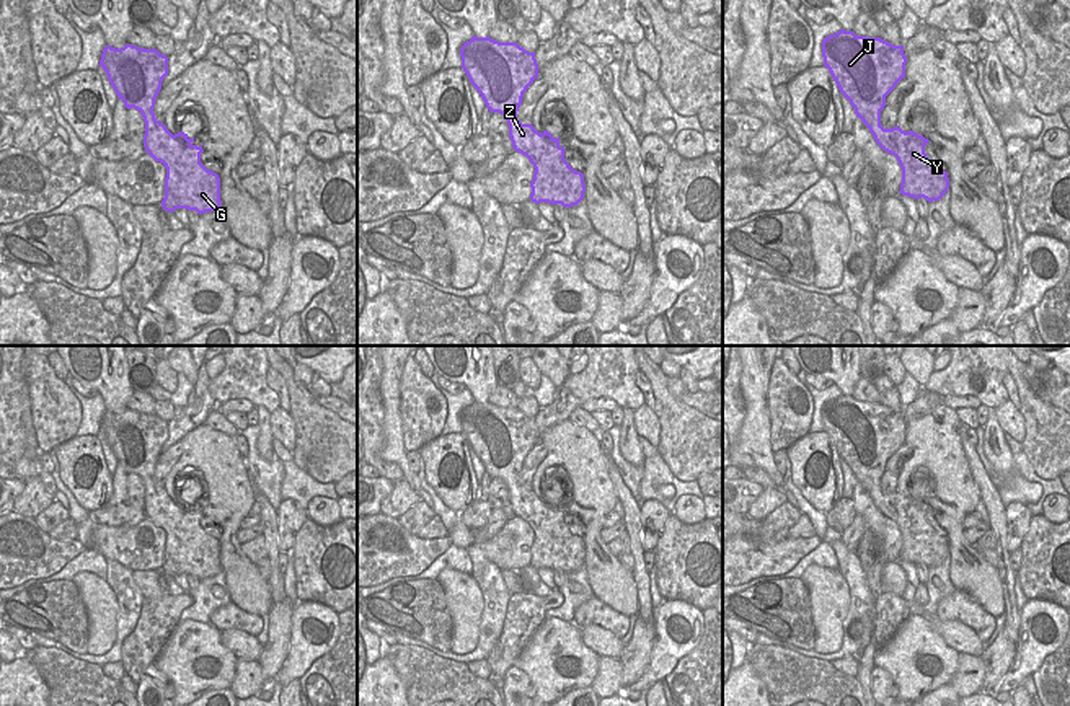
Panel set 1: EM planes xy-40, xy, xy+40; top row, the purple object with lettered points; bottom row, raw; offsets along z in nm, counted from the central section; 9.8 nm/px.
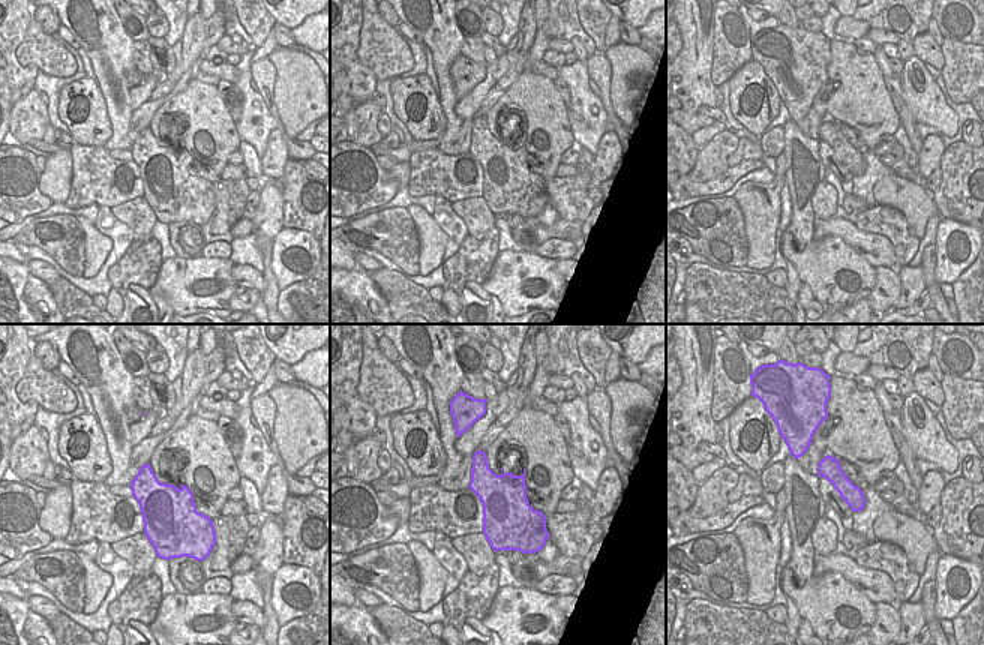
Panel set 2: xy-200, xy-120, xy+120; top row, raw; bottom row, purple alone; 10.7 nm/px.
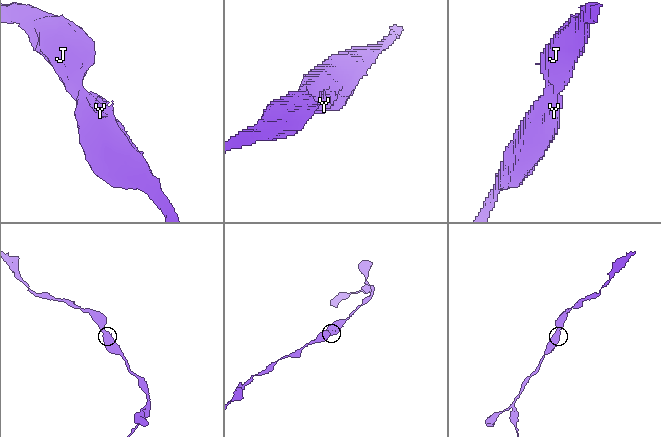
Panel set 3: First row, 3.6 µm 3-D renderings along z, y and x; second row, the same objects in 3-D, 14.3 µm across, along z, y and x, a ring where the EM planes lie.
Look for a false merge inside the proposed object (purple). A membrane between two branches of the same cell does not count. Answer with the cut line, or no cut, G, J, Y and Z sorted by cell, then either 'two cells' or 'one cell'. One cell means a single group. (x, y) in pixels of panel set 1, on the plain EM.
no cut | G J Y Z | one cell

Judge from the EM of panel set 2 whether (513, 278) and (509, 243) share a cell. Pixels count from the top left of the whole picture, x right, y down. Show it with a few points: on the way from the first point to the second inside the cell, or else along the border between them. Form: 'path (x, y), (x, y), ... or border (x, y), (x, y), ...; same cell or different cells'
border (519, 251), (500, 252); different cells

